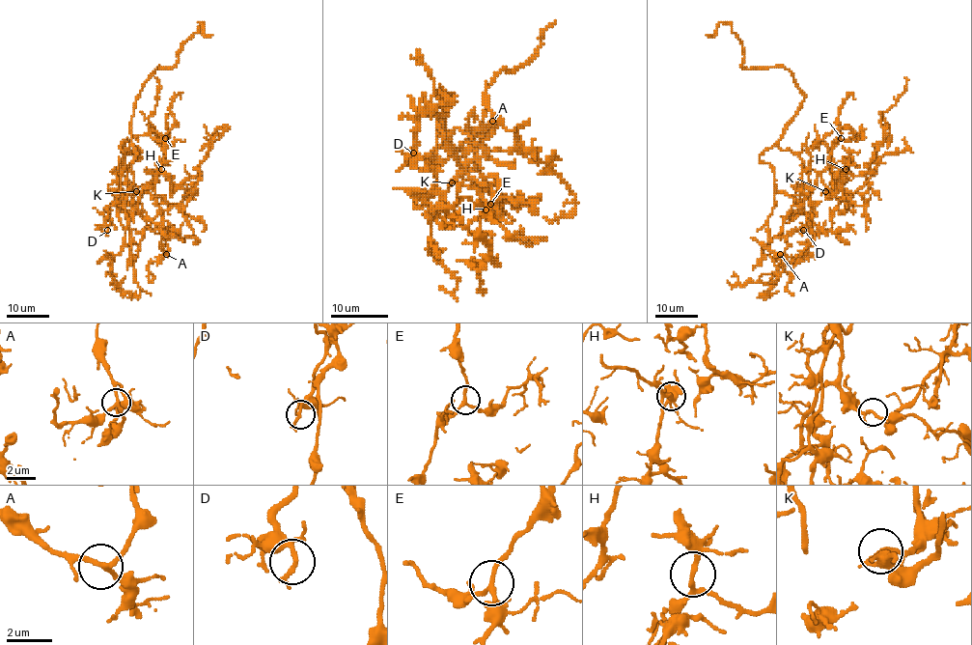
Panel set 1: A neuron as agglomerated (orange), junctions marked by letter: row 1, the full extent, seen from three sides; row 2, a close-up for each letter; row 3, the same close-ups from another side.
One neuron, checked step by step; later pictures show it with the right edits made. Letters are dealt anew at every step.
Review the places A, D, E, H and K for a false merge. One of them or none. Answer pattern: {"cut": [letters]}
{"cut": []}

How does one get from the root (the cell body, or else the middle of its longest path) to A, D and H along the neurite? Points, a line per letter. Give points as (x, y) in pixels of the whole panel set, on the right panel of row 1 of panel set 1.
A: (772, 148), (760, 160), (771, 168), (775, 188), (790, 195), (810, 218), (787, 238), (787, 248), (780, 254)
D: (772, 148), (777, 145), (793, 152), (802, 160), (809, 177), (811, 213), (803, 230)
H: (772, 148), (800, 153), (821, 141), (832, 160), (832, 189), (825, 193), (837, 191), (846, 169)

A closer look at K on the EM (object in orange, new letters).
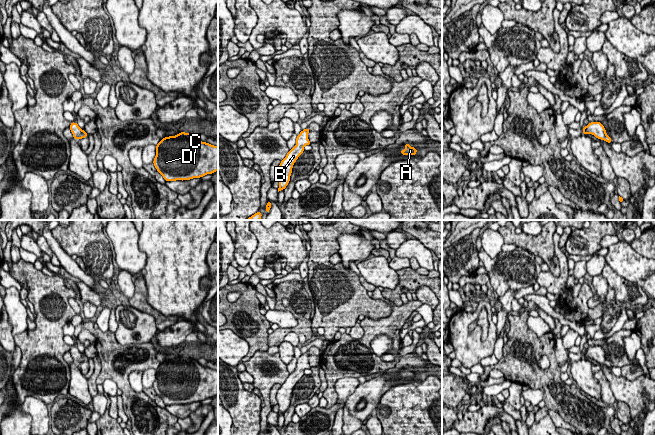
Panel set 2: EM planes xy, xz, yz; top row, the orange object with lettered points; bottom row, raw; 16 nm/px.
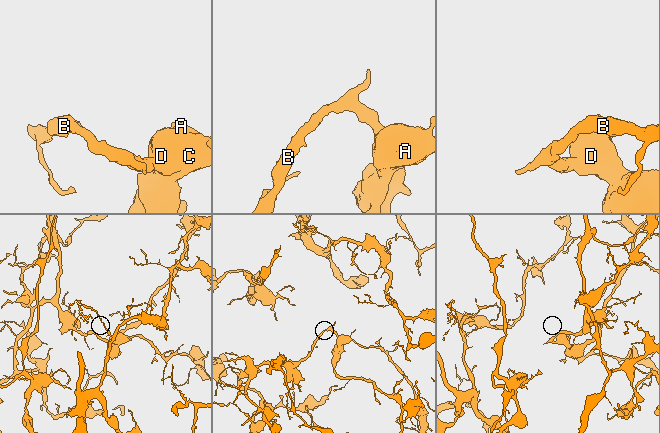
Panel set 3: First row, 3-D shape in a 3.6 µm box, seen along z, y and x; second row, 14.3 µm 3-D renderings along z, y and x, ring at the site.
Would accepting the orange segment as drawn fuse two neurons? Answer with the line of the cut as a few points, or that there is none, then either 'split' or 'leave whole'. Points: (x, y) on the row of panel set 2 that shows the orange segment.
no cut; leave whole

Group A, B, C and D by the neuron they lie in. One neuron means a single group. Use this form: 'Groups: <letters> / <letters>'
Groups: A B C D

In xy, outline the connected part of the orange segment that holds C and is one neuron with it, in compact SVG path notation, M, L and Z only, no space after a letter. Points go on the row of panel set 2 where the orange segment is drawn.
M180 132L161 139L153 164L166 182L201 178L218 171L218 146Z

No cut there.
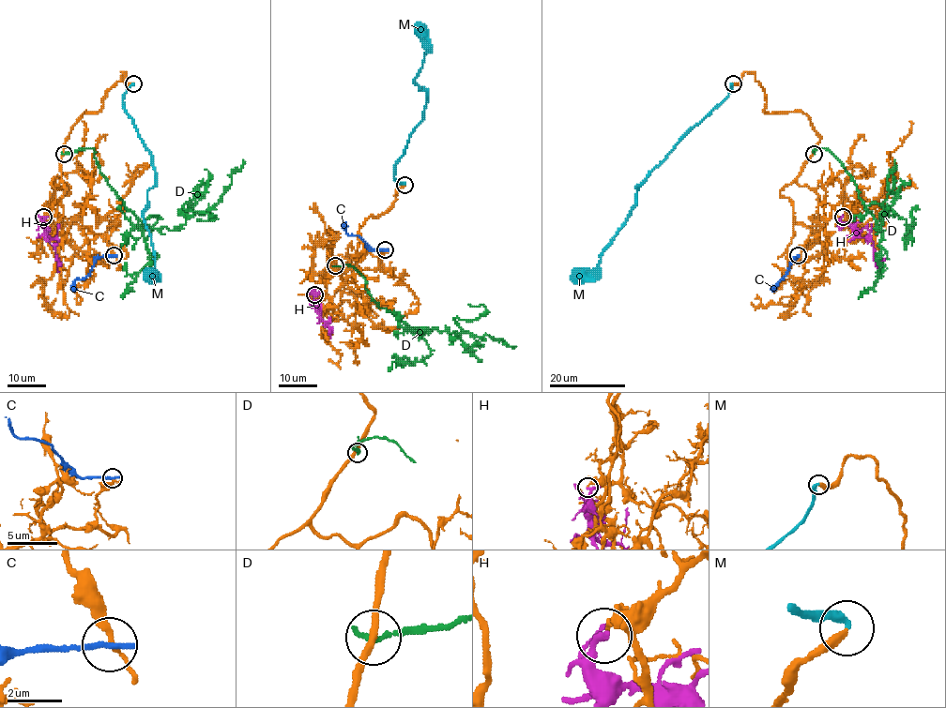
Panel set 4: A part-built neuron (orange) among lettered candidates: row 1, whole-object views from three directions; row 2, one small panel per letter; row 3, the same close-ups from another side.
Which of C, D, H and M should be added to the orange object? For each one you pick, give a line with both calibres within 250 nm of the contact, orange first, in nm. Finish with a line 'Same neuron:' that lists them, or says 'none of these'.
M: calibres 320 and 280 nm
Same neuron: M

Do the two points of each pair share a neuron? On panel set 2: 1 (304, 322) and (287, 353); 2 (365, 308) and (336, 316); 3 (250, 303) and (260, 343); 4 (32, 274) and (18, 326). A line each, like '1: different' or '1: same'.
1: different
2: same
3: same
4: different

